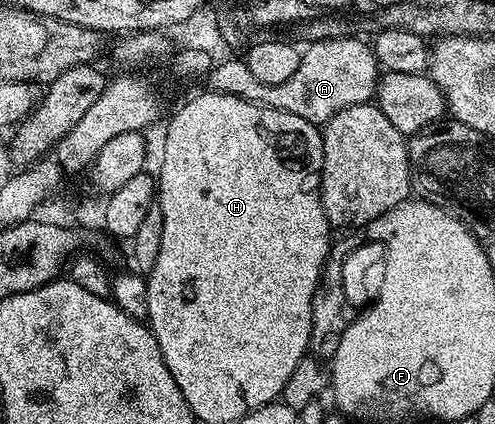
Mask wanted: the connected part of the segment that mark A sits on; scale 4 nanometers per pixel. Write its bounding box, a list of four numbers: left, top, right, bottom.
[209,36,381,124]

